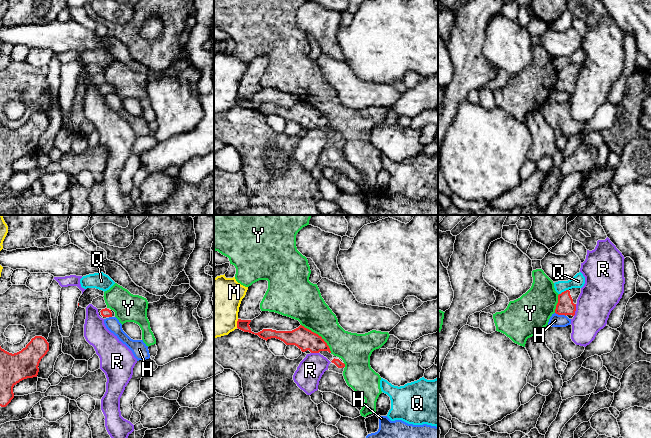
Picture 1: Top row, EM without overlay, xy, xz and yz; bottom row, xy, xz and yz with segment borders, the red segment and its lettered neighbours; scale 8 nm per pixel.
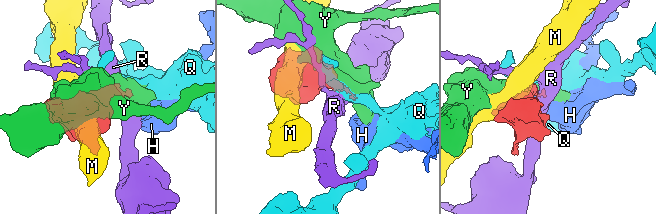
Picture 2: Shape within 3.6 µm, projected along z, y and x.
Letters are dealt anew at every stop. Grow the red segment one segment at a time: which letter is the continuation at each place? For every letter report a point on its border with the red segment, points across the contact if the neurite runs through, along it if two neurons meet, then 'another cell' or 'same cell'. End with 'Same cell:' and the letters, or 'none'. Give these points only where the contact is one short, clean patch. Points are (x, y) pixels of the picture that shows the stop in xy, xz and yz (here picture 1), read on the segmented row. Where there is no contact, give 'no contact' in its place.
H: yz (560, 314) | along yz (555, 312), (565, 316) | another cell
M: xz (237, 323) | another cell
Q: yz (564, 291) | along yz (568, 289), (559, 294) | another cell
R: yz (575, 310) | along yz (576, 304), (576, 310), (573, 315) | another cell
Y: xz (318, 335) | another cell
Same cell: none

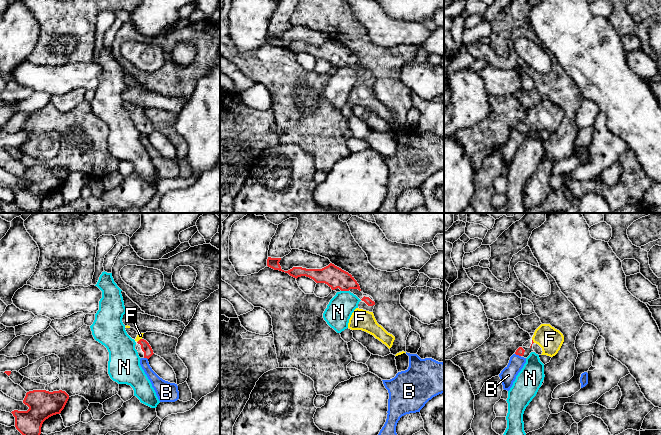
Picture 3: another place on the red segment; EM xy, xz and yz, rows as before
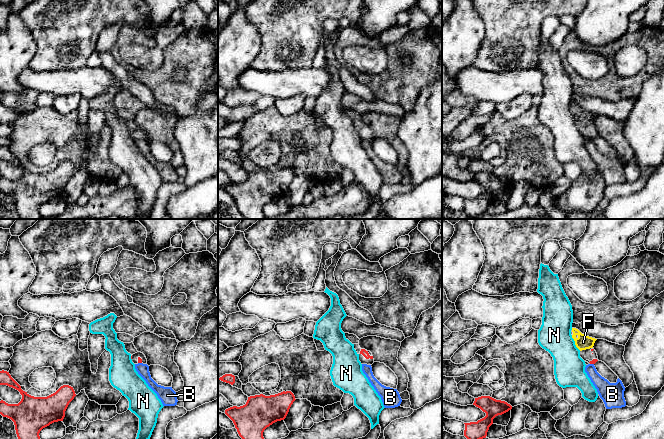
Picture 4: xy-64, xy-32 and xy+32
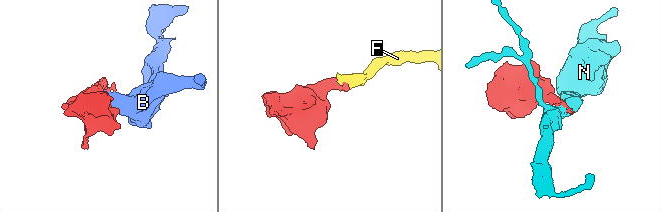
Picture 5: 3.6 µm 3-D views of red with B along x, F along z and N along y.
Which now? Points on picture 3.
B: yz (518, 354) | along yz (515, 353), (520, 356) | another cell
F: xy (139, 340) | across xy (146, 348), (139, 340), (140, 335) | same cell
N: xz (345, 290) | along xz (341, 290), (348, 291) | another cell
Same cell: F

